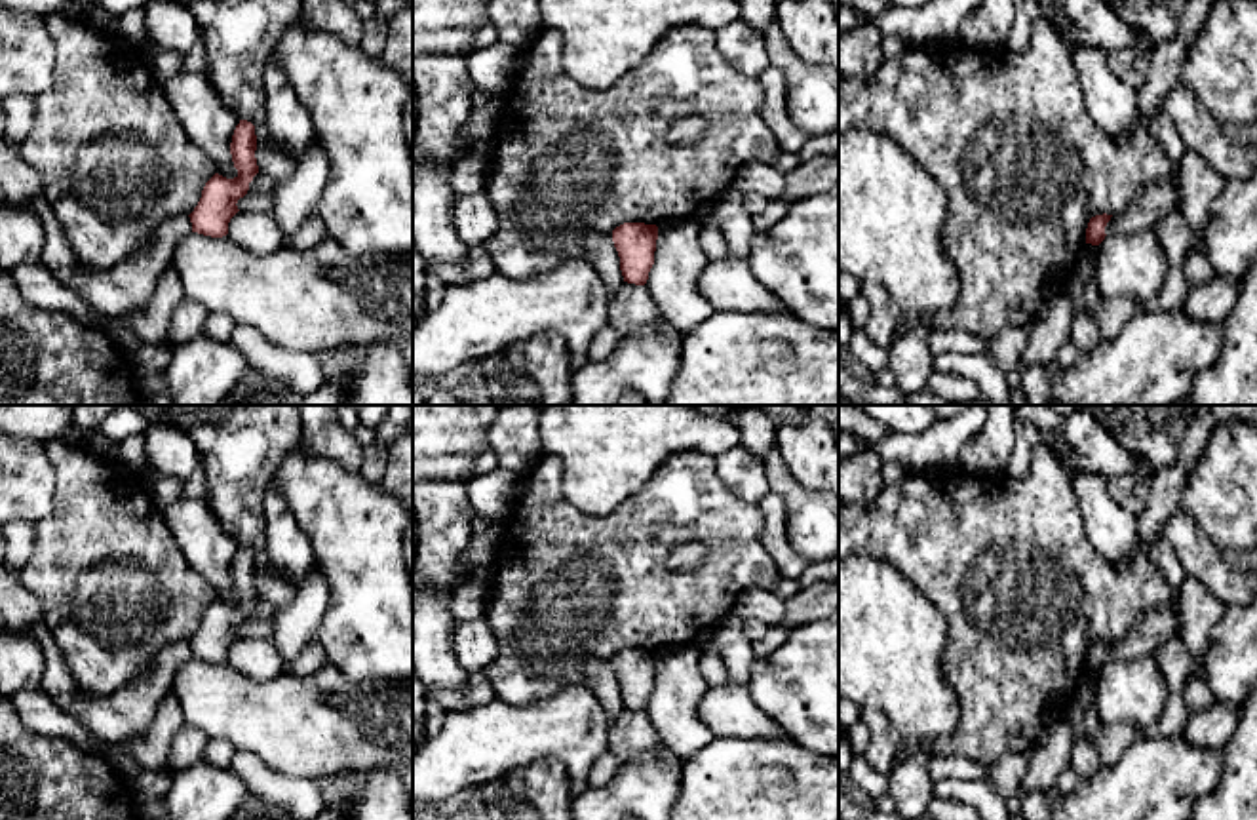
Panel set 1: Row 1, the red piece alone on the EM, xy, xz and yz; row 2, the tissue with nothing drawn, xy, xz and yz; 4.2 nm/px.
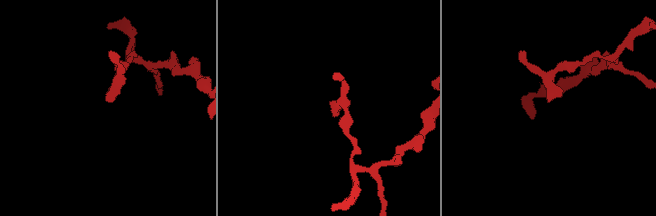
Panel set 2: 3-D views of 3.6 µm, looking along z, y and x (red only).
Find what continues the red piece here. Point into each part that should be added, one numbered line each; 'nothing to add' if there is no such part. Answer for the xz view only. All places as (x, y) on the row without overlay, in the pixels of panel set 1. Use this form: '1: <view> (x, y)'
nothing to add

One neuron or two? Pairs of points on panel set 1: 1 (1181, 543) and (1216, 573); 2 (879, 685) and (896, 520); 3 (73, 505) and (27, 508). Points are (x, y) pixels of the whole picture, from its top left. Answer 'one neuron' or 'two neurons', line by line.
1: one neuron
2: two neurons
3: two neurons

